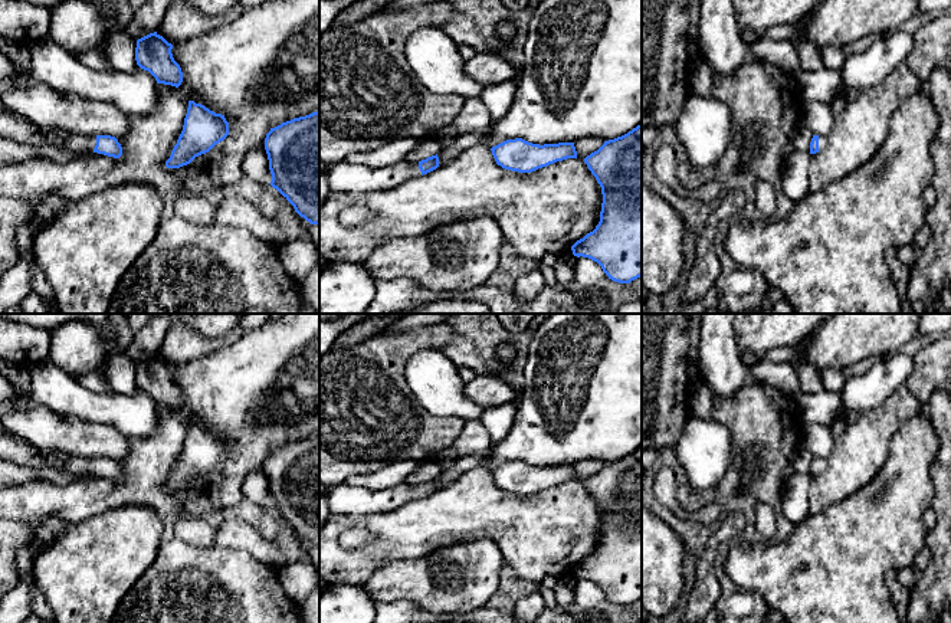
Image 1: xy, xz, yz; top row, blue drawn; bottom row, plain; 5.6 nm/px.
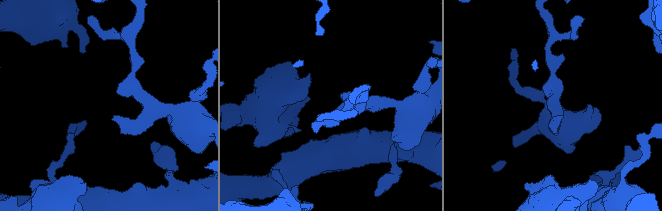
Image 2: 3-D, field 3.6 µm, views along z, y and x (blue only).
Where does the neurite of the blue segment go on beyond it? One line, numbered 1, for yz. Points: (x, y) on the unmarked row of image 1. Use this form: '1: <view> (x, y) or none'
1: yz (822, 461)

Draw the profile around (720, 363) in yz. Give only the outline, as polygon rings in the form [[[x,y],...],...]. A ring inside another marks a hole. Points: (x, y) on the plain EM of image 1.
[[[702,314],[699,371],[712,397],[731,400],[744,387],[744,365],[734,332],[734,314]]]

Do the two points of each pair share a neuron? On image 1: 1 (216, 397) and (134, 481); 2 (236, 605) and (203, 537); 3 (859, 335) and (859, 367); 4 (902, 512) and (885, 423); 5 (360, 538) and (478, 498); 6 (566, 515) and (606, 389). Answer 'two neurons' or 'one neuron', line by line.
1: one neuron
2: two neurons
3: two neurons
4: two neurons
5: two neurons
6: two neurons

